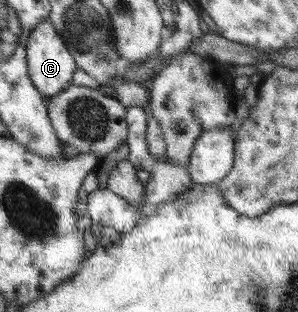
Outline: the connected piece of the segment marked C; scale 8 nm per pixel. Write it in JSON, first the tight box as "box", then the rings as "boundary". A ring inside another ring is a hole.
{"box":[26,19,77,98],"boundary":[[[43,19],[30,34],[29,42],[26,44],[26,59],[29,61],[29,74],[37,92],[45,98],[53,98],[67,89],[67,84],[71,82],[73,72],[77,70],[77,64],[63,39],[59,36],[56,28],[49,22],[49,19]]]}

